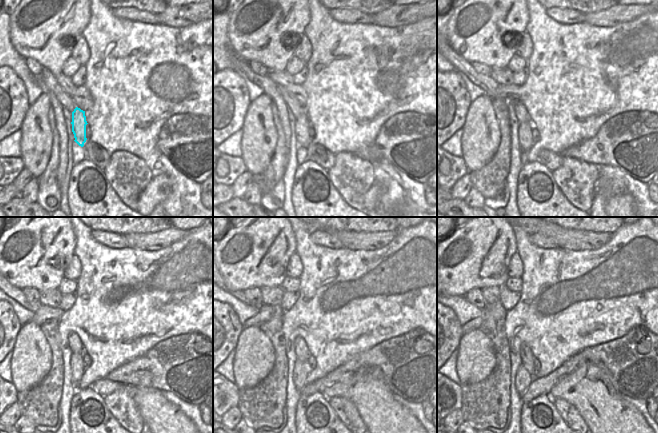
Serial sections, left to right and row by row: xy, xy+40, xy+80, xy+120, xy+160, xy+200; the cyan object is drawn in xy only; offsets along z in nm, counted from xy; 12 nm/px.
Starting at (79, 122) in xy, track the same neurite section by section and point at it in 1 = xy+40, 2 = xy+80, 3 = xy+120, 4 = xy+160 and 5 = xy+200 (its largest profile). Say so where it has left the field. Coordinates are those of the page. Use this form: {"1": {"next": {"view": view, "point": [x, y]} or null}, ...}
{"1": {"next": {"view": "xy+40", "point": [302, 122]}}, "2": {"next": {"view": "xy+80", "point": [525, 138]}}, "3": {"next": {"view": "xy+120", "point": [77, 365]}}, "4": {"next": {"view": "xy+160", "point": [301, 369]}}, "5": {"next": {"view": "xy+200", "point": [523, 379]}}}

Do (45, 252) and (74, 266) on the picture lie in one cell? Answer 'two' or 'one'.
two

